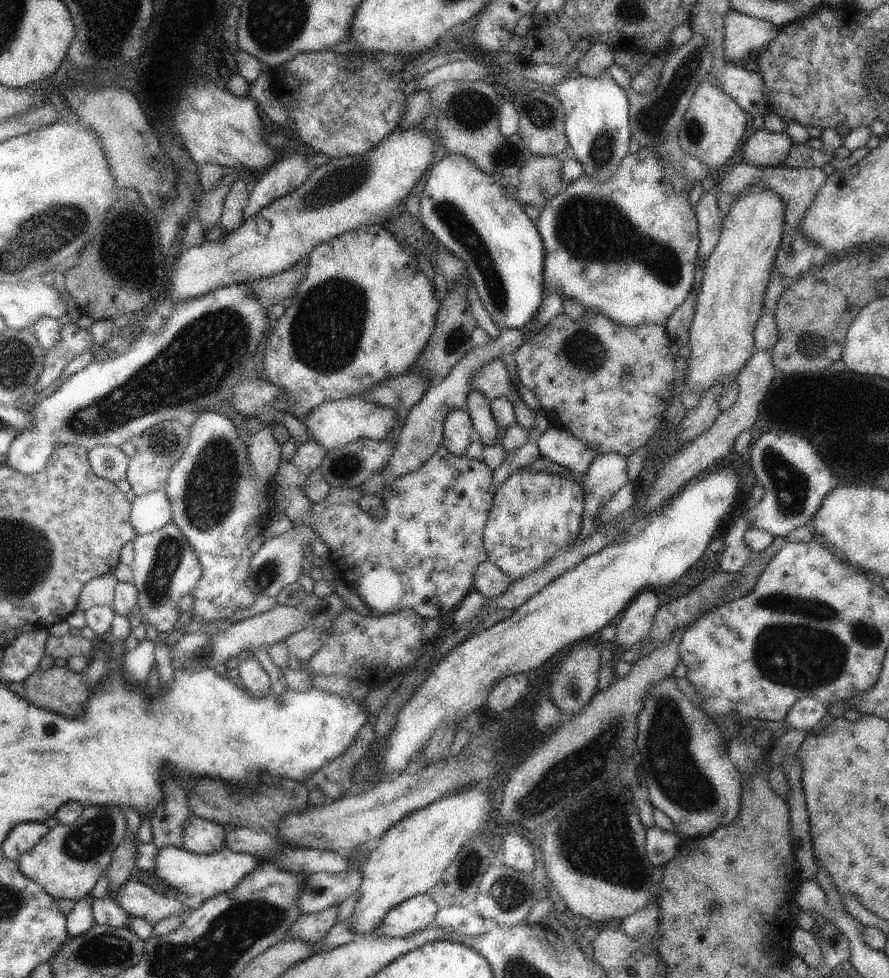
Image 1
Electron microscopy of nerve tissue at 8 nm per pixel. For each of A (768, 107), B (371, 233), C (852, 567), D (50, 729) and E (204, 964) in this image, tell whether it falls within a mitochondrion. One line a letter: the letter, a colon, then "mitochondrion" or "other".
A: other
B: other
C: other
D: other
E: mitochondrion

